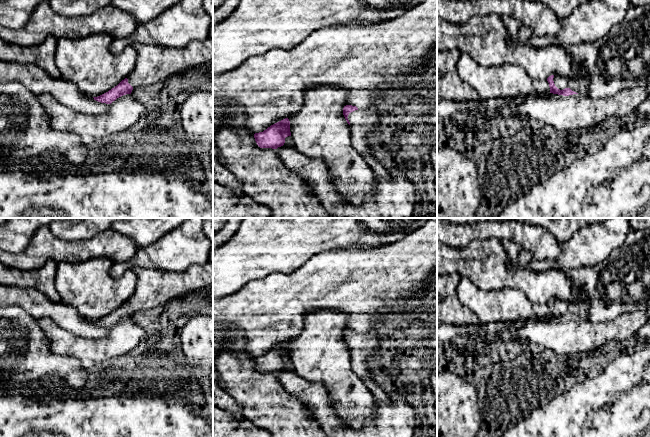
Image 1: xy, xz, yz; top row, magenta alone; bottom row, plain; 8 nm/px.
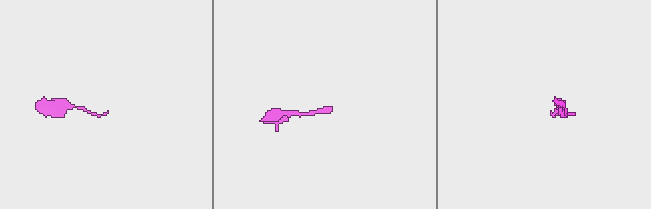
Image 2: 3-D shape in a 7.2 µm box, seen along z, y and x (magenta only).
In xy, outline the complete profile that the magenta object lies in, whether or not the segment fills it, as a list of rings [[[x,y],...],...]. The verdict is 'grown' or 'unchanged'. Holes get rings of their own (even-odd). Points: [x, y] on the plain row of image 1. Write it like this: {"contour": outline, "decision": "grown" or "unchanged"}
{"contour": [[[213,263],[190,266],[184,271],[166,271],[153,268],[134,267],[137,285],[132,297],[108,316],[93,321],[94,324],[111,328],[117,322],[131,318],[132,314],[142,309],[163,307],[168,302],[213,287]]], "decision": "grown"}

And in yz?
{"contour": [[[551,299],[547,302],[550,317],[569,320],[584,317],[589,310],[589,301],[579,299],[575,302],[566,302],[560,299]]], "decision": "grown"}

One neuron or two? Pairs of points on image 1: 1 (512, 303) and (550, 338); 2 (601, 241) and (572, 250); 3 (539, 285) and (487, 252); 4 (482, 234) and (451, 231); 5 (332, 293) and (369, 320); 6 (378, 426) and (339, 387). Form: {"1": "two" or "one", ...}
{"1": "two", "2": "one", "3": "one", "4": "one", "5": "one", "6": "two"}

